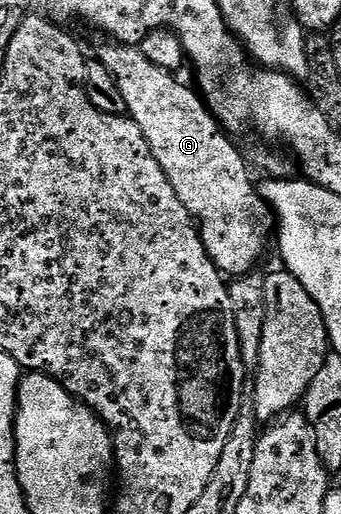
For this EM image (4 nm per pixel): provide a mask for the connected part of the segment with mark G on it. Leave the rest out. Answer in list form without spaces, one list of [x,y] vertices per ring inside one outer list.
[[[106,43],[106,46],[96,53],[96,60],[104,63],[108,71],[112,71],[120,87],[120,95],[124,95],[126,113],[134,120],[136,127],[144,131],[144,139],[148,139],[148,147],[152,147],[152,155],[156,163],[160,163],[160,171],[168,175],[168,183],[172,183],[176,199],[184,203],[184,207],[194,218],[202,234],[204,247],[214,260],[218,272],[230,279],[241,279],[253,274],[266,244],[269,241],[271,244],[272,241],[272,209],[258,194],[255,178],[250,178],[251,166],[248,161],[246,166],[241,151],[226,138],[229,136],[211,115],[205,100],[193,88],[190,90],[184,82],[177,81],[179,78],[175,74],[156,67],[154,63],[148,63],[141,48],[121,43]]]

